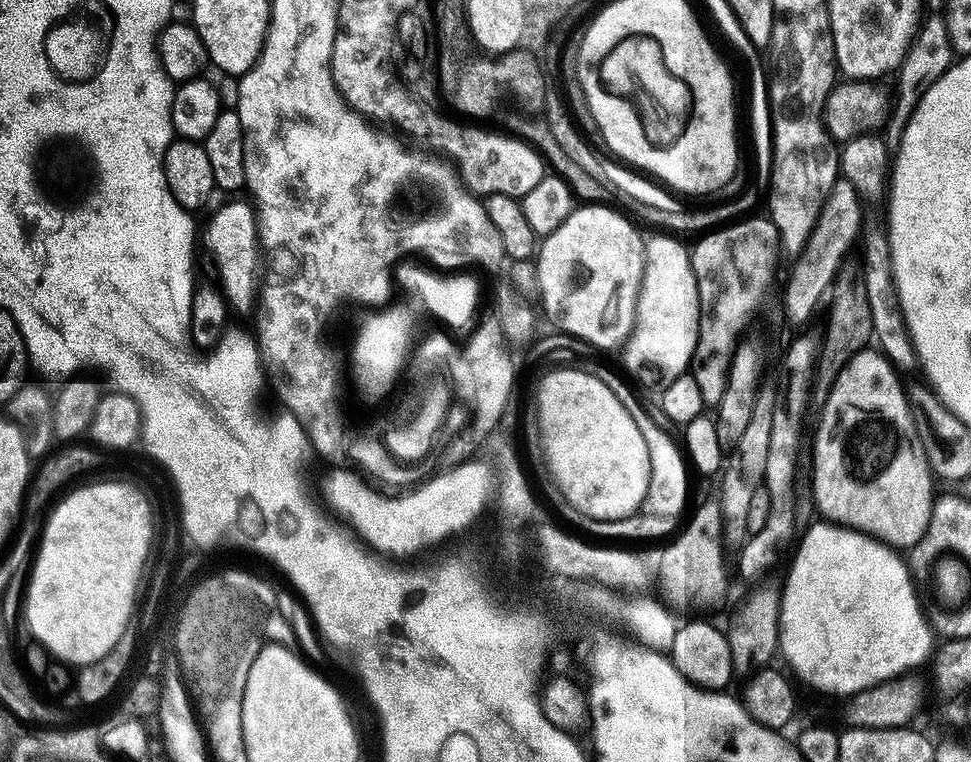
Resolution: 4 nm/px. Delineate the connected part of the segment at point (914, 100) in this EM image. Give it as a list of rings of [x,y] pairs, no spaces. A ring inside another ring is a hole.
[[[943,15],[932,16],[919,25],[916,37],[912,40],[912,45],[908,48],[898,71],[895,73],[896,79],[896,109],[891,109],[886,123],[882,129],[884,144],[889,150],[899,149],[902,136],[914,110],[922,102],[926,90],[942,78],[942,74],[954,63],[954,49],[952,47],[952,35],[948,33],[948,21]]]

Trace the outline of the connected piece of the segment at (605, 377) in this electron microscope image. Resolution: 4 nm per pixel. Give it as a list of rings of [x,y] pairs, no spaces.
[[[568,356],[565,360],[562,360],[562,364],[566,368],[577,368],[583,372],[594,374],[594,378],[606,382],[606,386],[610,386],[610,391],[616,395],[618,402],[622,402],[622,406],[626,406],[630,418],[634,418],[634,422],[642,434],[642,439],[646,441],[646,454],[650,454],[650,486],[646,486],[643,511],[650,514],[670,514],[671,516],[679,517],[681,515],[680,511],[688,504],[688,472],[690,473],[690,464],[682,451],[681,445],[678,443],[677,437],[675,440],[667,432],[669,429],[659,419],[656,421],[640,405],[640,400],[636,397],[635,390],[623,380],[625,377],[619,371],[616,373],[614,369],[607,368],[606,365],[599,364],[598,361],[591,360],[588,356]]]

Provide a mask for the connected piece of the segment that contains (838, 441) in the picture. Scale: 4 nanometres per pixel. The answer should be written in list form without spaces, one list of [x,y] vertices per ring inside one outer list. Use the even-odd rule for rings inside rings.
[[[875,347],[863,348],[846,366],[842,366],[842,374],[834,378],[834,386],[826,398],[824,407],[819,409],[820,425],[816,428],[816,442],[812,446],[812,496],[816,499],[816,508],[821,512],[825,521],[833,524],[840,524],[844,528],[853,528],[856,532],[865,532],[868,536],[875,537],[876,540],[883,541],[884,544],[891,545],[897,550],[910,550],[926,534],[926,526],[930,526],[932,517],[932,502],[934,491],[933,469],[928,464],[928,455],[924,449],[924,444],[920,440],[920,430],[916,427],[916,417],[912,414],[912,405],[908,403],[908,393],[906,384],[903,384],[901,373],[895,364]]]

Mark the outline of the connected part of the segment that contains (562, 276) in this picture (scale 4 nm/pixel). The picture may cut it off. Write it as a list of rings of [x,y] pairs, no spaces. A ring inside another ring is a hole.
[[[592,202],[587,206],[573,207],[572,213],[566,218],[566,222],[562,222],[562,226],[558,226],[558,230],[554,230],[549,236],[543,237],[539,241],[538,251],[534,257],[536,261],[536,269],[538,270],[538,286],[540,287],[539,303],[544,303],[544,308],[548,311],[548,316],[557,324],[561,333],[567,334],[569,337],[577,340],[585,340],[588,344],[593,344],[596,348],[616,348],[627,340],[632,333],[632,327],[636,321],[636,303],[638,302],[638,294],[640,293],[640,283],[642,282],[642,274],[644,273],[644,241],[645,237],[640,236],[640,232],[636,228],[637,225],[625,213],[617,210],[612,206],[605,206],[600,202]]]

